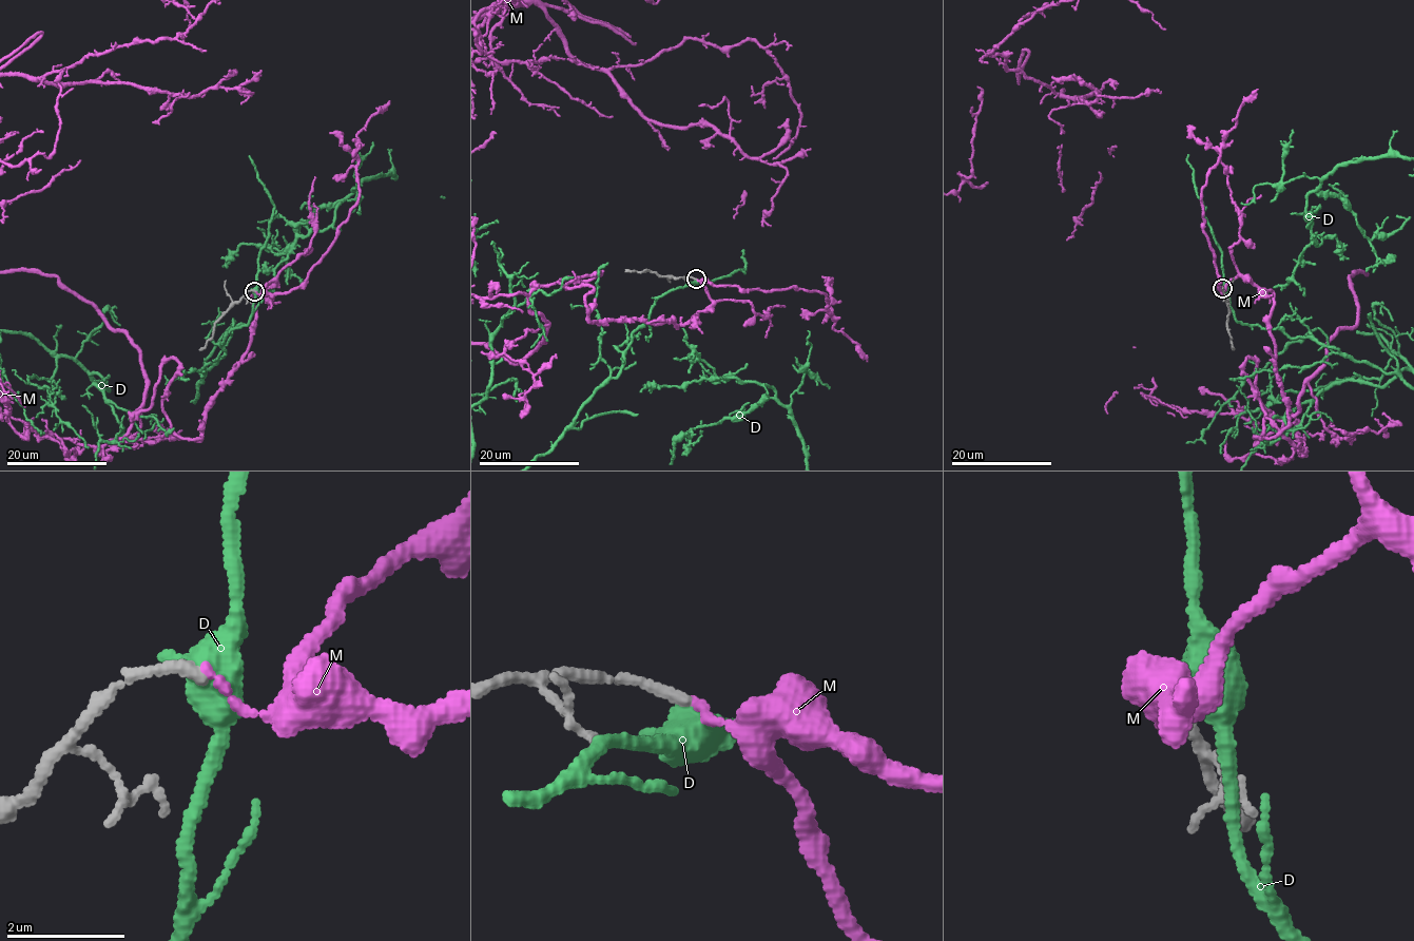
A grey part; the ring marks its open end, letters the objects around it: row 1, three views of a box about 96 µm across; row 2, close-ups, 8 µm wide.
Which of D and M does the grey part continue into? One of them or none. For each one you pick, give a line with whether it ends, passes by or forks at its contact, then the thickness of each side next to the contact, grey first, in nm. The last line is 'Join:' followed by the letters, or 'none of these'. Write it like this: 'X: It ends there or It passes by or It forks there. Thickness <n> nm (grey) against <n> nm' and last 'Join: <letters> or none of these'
Join: none of these

